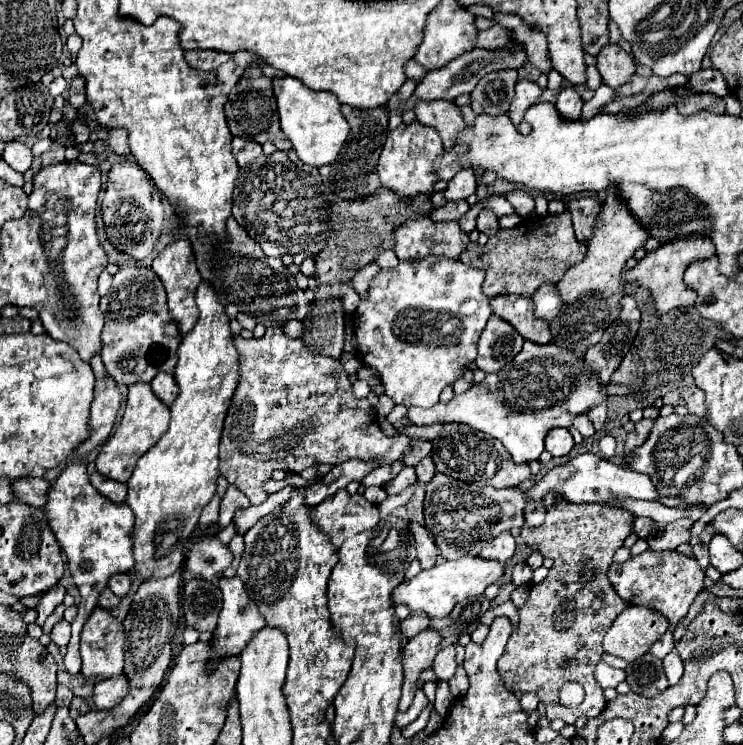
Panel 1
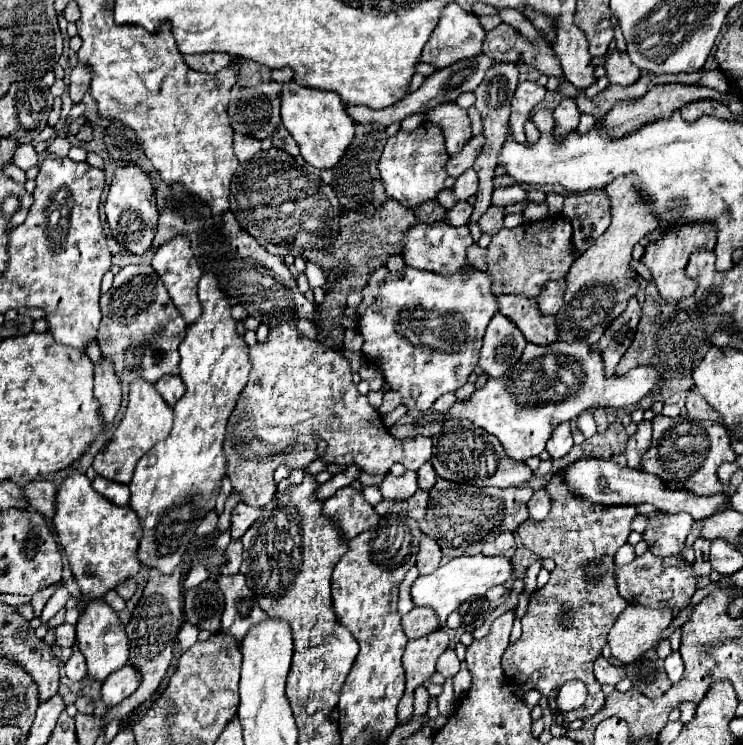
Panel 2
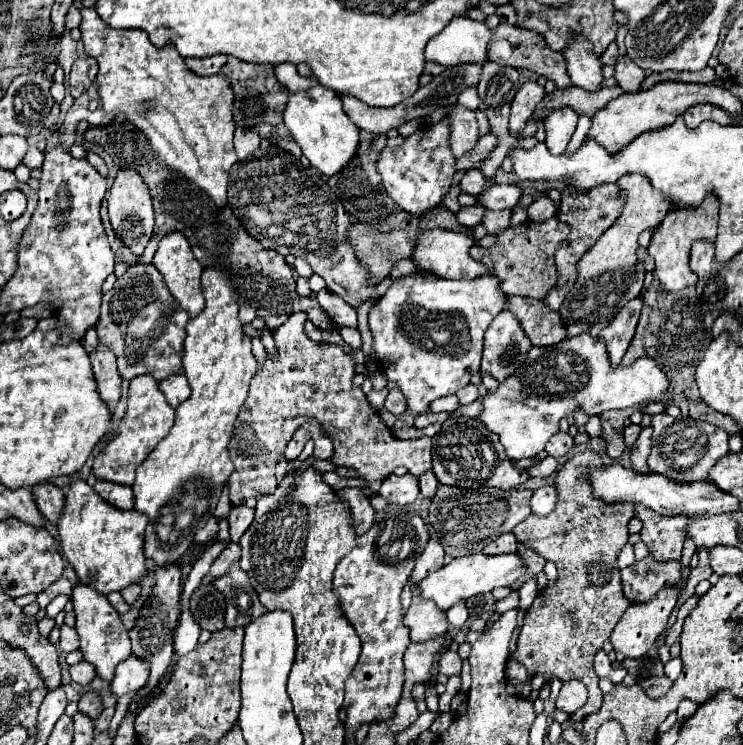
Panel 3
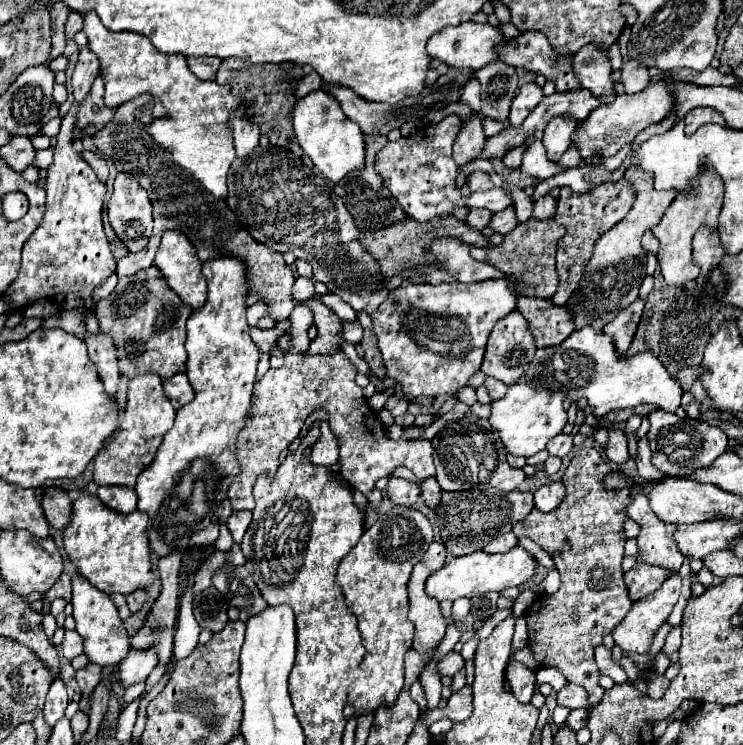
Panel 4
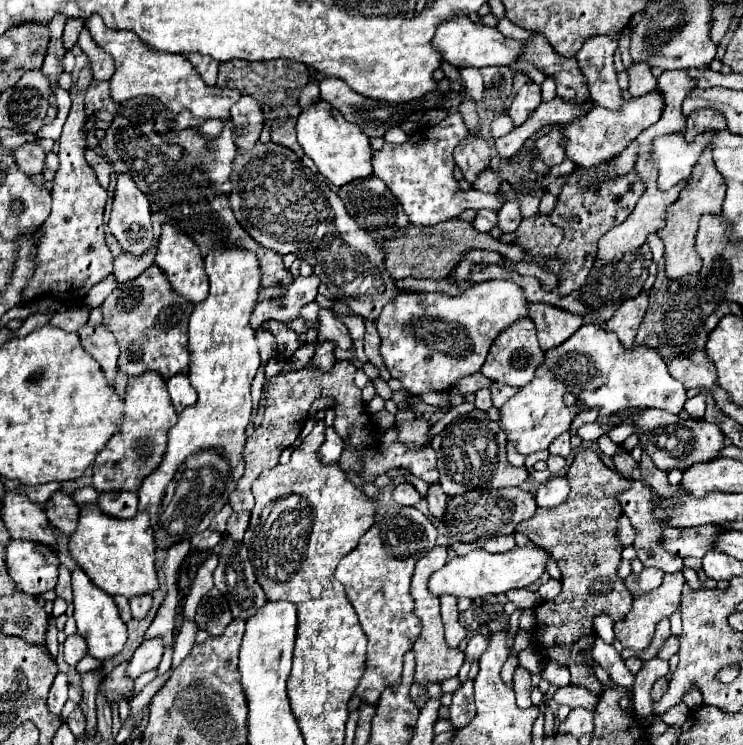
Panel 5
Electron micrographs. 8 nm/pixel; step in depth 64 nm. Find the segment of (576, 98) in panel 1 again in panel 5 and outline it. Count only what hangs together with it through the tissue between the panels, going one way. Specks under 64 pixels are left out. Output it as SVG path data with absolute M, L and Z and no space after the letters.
M554 124L554 128L542 136L540 140L534 142L532 152L542 156L546 166L556 166L564 160L564 148L562 148L562 132L560 132L560 124Z

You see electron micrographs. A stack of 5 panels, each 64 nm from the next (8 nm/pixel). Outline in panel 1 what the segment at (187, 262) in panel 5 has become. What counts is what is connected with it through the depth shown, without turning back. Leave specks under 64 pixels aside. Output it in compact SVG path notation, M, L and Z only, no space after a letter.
M180 238L180 240L172 242L170 246L166 246L164 250L160 250L158 256L152 262L152 270L158 274L158 278L162 280L164 288L166 288L168 306L170 306L172 318L178 322L180 332L188 334L192 330L192 326L196 324L198 316L200 316L200 310L198 310L198 306L194 302L194 294L196 294L198 284L202 282L202 278L198 274L198 268L196 268L196 260L194 260L192 248L190 248L190 242Z

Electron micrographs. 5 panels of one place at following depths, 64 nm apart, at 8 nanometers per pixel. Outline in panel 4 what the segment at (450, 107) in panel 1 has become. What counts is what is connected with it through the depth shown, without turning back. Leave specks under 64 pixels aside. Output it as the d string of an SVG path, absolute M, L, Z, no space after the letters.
M470 118L468 124L462 124L462 132L454 142L454 162L464 168L474 160L482 158L482 150L486 146L486 134L480 128L480 118Z

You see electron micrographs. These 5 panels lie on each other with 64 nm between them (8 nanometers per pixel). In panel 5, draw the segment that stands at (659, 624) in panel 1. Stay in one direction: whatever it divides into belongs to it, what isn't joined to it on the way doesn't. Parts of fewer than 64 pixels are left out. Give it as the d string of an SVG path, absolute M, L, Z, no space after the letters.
M682 572L664 574L664 580L662 580L662 584L660 584L656 590L652 590L652 592L648 592L648 594L644 594L644 596L634 598L630 612L628 612L622 620L618 620L616 626L614 626L616 638L624 644L624 648L646 650L646 648L650 646L658 622L660 622L662 618L672 616L672 614L678 610L678 606L680 606L680 592L682 592L682 586L684 586L684 576L682 576Z

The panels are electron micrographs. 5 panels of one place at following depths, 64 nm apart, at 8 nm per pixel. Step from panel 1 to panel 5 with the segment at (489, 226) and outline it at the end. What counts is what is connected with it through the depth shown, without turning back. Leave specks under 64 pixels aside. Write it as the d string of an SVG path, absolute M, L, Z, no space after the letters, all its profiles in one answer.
M508 200L504 204L504 208L498 210L500 212L500 220L498 220L498 228L502 232L516 232L516 228L522 222L522 214L520 214L520 202L518 200Z

